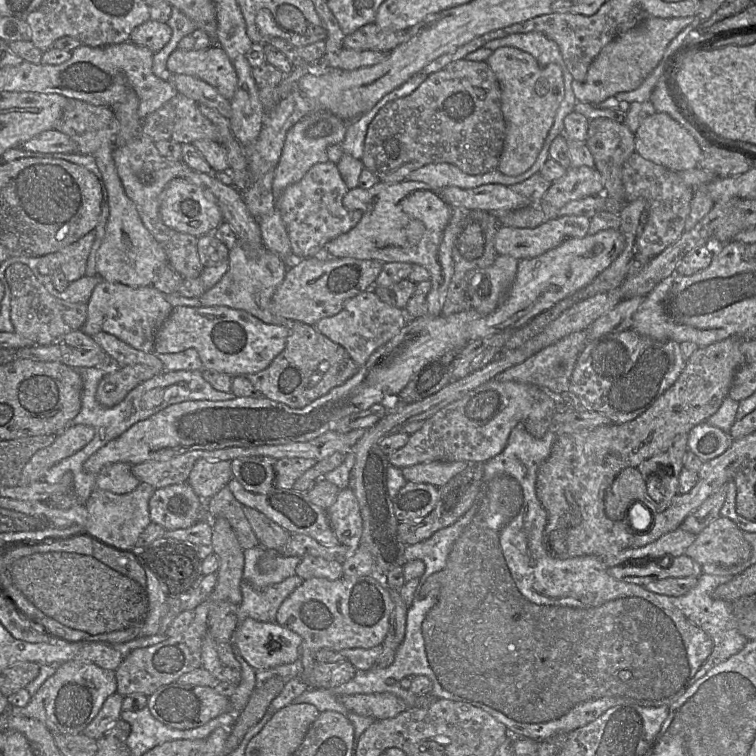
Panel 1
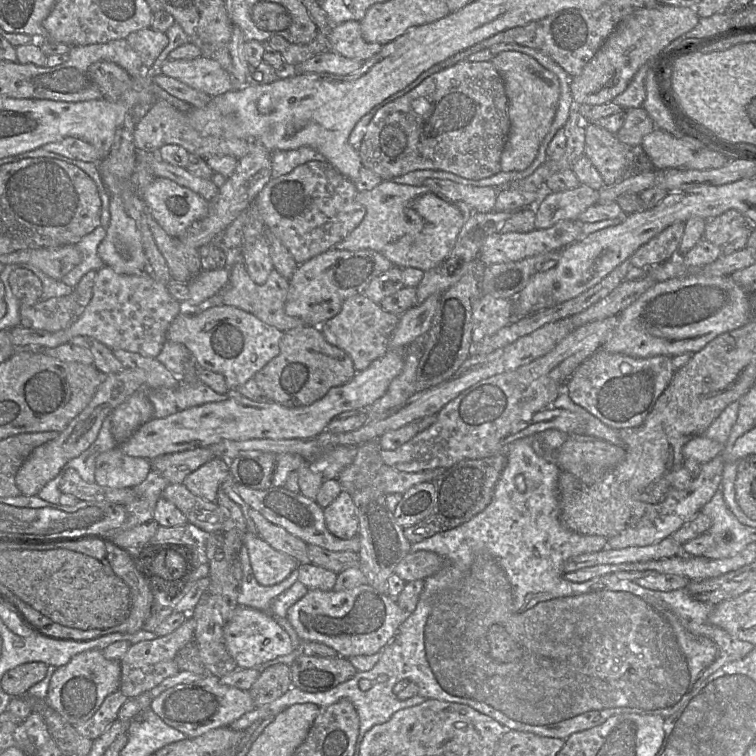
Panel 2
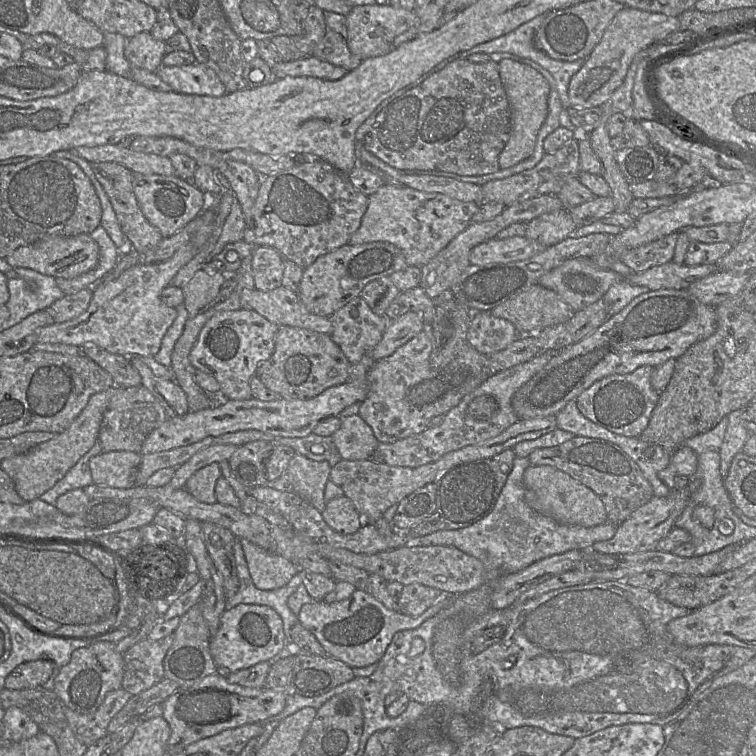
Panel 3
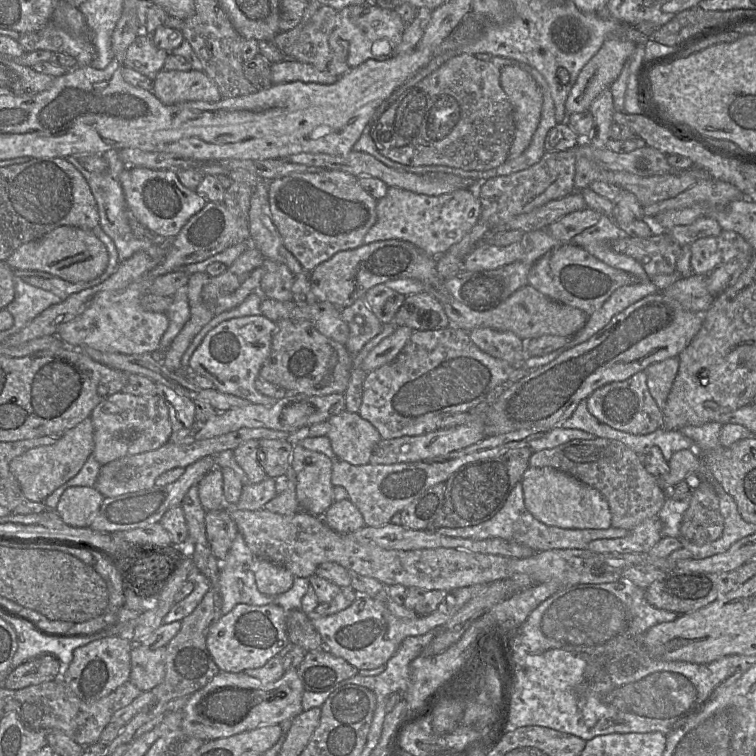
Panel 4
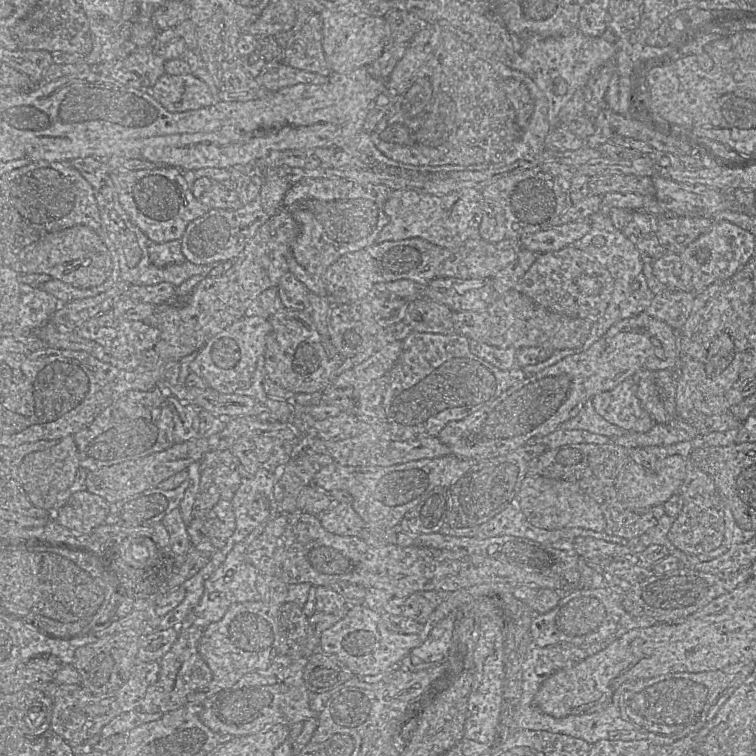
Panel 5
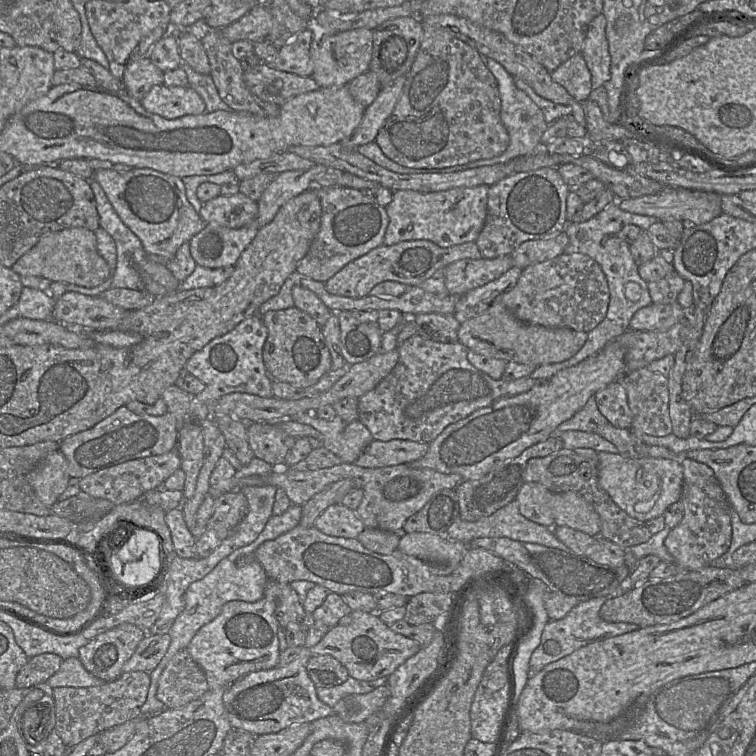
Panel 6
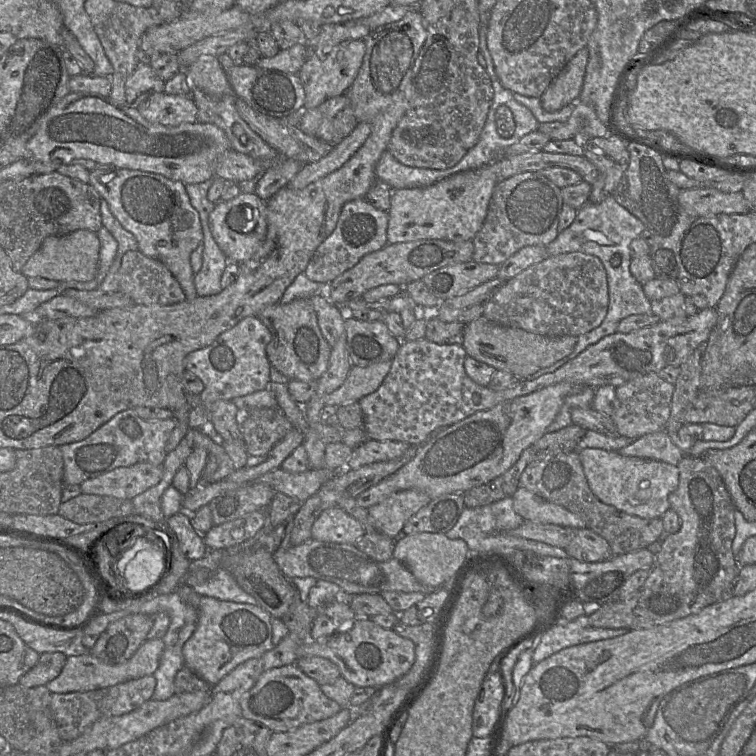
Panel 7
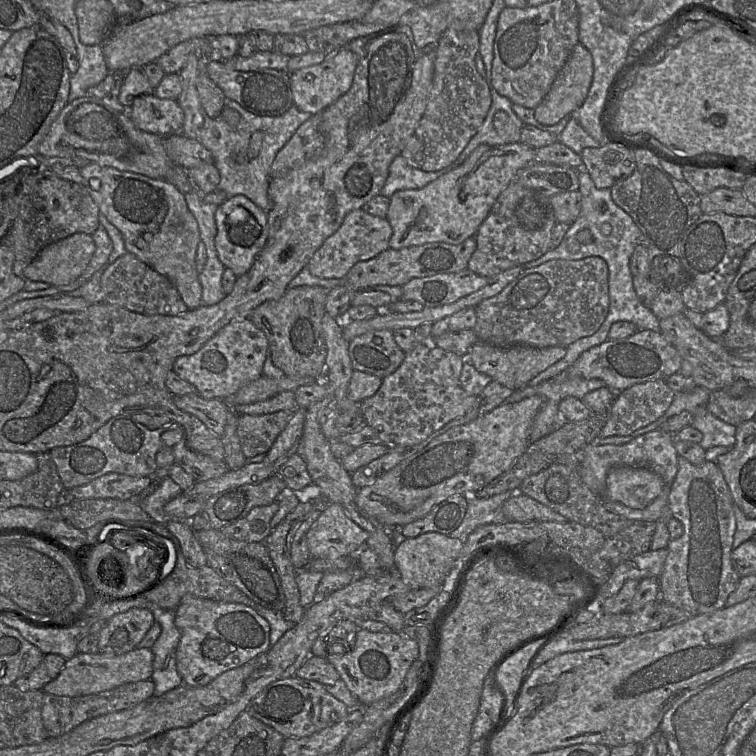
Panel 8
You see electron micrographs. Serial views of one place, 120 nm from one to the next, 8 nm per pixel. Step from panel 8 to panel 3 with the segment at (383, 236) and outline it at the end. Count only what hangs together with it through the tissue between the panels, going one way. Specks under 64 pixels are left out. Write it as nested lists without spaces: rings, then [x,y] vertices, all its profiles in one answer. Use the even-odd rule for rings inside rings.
[[[313,158],[312,161],[298,163],[290,169],[262,177],[259,193],[252,209],[252,224],[246,226],[243,241],[255,247],[275,248],[284,259],[305,269],[320,256],[349,244],[350,238],[361,225],[368,205],[369,197],[354,187],[348,175],[322,159]]]

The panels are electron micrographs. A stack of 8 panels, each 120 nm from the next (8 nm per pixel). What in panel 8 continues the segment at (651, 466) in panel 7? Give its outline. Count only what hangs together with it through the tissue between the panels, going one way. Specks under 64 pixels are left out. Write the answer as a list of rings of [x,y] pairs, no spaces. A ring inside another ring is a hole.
[[[613,467],[606,479],[605,498],[633,509],[644,509],[663,491],[665,483],[645,468]]]

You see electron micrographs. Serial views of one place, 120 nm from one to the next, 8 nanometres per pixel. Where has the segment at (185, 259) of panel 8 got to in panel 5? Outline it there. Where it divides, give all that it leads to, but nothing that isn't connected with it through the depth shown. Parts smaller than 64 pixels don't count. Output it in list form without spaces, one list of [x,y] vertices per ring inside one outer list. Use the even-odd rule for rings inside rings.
[[[164,166],[142,170],[112,169],[110,177],[118,193],[119,202],[131,222],[152,242],[165,243],[180,239],[187,225],[210,209],[193,195],[183,171],[175,167]]]

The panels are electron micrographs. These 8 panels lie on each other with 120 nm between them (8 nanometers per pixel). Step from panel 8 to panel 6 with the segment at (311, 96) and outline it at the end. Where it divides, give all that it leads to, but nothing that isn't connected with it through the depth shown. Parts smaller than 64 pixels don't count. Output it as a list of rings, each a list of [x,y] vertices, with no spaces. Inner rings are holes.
[[[358,28],[339,32],[333,35],[324,35],[314,32],[314,38],[310,47],[311,60],[313,62],[312,78],[319,88],[340,87],[369,70],[373,51],[373,30]]]

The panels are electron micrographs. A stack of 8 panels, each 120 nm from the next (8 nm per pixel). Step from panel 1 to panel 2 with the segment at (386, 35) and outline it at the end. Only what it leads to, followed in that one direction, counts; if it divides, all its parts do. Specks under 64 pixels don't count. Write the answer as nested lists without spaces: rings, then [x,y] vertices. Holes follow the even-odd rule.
[[[360,21],[334,25],[328,35],[328,48],[346,58],[367,61],[378,54],[383,45],[368,43],[361,32]]]

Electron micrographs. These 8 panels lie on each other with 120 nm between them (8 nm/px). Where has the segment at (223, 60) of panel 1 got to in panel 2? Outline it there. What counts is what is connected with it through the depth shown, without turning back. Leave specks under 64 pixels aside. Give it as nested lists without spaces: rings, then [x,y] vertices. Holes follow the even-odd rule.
[[[203,56],[192,60],[166,60],[161,74],[175,78],[211,97],[234,89],[231,74],[217,61]]]

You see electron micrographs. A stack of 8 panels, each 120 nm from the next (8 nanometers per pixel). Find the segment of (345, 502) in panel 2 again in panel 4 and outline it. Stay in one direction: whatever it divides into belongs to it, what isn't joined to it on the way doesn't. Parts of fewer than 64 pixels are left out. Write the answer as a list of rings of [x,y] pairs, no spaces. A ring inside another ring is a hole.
[[[349,499],[334,502],[321,516],[321,520],[339,534],[353,533],[366,526],[361,513]]]

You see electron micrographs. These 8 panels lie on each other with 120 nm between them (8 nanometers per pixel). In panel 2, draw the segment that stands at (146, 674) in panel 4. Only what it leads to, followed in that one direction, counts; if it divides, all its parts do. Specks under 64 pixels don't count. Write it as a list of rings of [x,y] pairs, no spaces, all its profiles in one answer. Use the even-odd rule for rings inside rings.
[[[188,614],[186,620],[176,630],[154,640],[145,640],[130,645],[129,649],[120,659],[121,676],[119,691],[128,699],[153,689],[164,679],[179,672],[175,663],[177,652],[189,642],[194,640],[195,621]]]

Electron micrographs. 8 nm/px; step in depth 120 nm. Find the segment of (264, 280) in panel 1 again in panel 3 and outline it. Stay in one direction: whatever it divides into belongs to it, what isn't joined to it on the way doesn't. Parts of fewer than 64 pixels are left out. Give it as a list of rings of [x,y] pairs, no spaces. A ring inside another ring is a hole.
[[[281,285],[271,291],[244,289],[241,306],[251,309],[277,326],[291,326],[330,335],[333,327],[329,317],[307,310],[295,291]]]

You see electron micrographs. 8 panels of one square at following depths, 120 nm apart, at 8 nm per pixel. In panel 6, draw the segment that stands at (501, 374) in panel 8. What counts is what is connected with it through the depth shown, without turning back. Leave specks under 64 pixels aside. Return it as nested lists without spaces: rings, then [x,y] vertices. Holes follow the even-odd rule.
[[[499,301],[492,302],[480,315],[461,322],[458,329],[458,341],[478,354],[536,366],[571,358],[583,347],[587,336],[588,332],[571,328],[547,328],[523,323]]]

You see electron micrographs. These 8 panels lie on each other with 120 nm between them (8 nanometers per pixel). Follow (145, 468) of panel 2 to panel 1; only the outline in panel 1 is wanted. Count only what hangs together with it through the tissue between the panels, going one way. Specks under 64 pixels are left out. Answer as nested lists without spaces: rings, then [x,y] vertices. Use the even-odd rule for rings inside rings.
[[[112,463],[102,468],[95,476],[95,488],[115,494],[127,494],[135,490],[140,481],[132,473],[128,463]]]

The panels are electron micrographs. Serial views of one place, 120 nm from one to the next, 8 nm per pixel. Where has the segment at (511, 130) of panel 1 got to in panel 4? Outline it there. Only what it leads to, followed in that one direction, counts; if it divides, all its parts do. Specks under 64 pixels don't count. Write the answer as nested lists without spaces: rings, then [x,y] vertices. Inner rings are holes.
[[[515,65],[500,68],[500,84],[514,109],[515,136],[507,158],[514,159],[531,143],[540,122],[543,96],[533,77]]]

